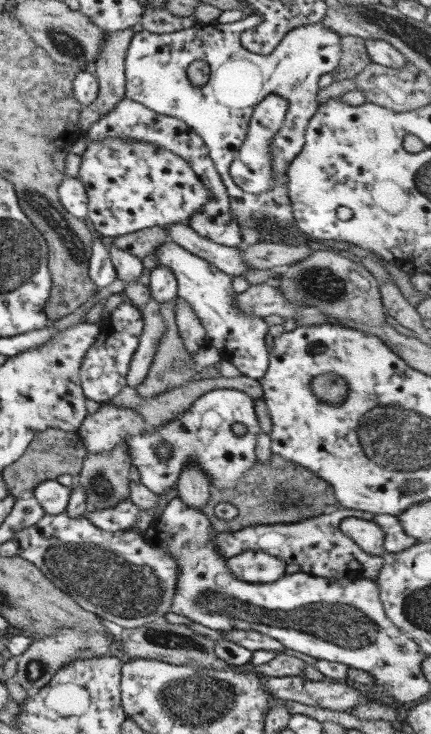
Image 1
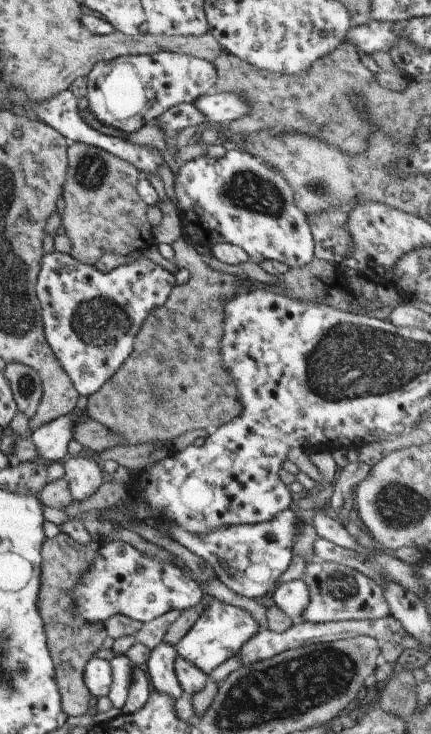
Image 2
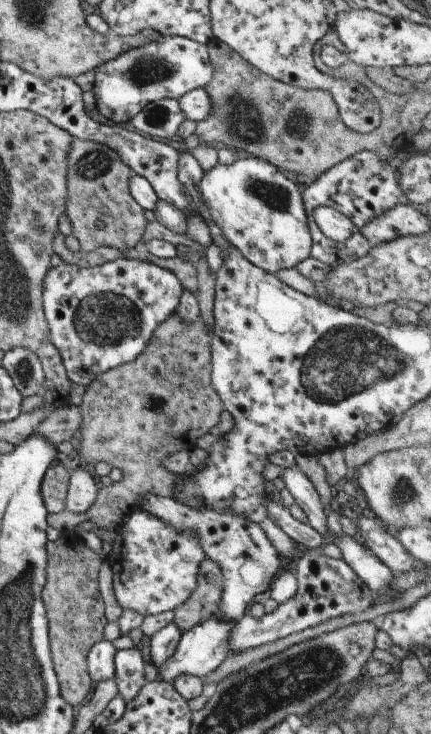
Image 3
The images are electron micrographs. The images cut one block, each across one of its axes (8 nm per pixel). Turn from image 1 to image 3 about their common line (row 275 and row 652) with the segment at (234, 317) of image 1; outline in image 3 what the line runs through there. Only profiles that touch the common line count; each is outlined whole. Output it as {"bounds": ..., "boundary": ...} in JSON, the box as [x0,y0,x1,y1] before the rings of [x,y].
{"bounds":[156,612,235,681],"boundary":[[[213,612],[209,618],[197,622],[193,628],[182,632],[176,642],[174,655],[159,672],[156,672],[156,676],[159,676],[158,680],[172,681],[177,674],[191,674],[203,679],[207,674],[213,672],[230,655],[229,650],[227,650],[227,638],[229,638],[229,632],[235,623],[221,620],[217,616],[217,612]]]}

